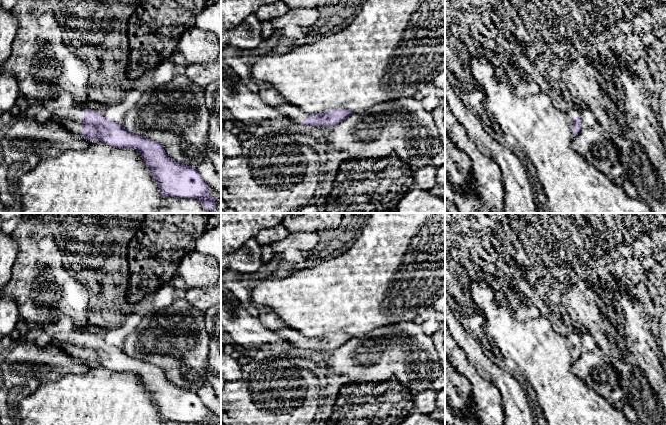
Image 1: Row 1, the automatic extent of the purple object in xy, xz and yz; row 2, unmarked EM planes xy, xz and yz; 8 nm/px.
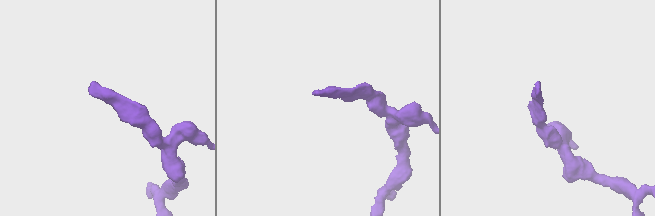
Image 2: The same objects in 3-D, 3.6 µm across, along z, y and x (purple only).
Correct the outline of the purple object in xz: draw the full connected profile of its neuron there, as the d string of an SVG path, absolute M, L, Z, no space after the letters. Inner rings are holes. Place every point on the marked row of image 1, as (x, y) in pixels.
M289 103L273 107L294 122L299 122L308 126L333 127L353 114L353 112L344 108L335 108L322 114L307 115L299 107L293 106Z

